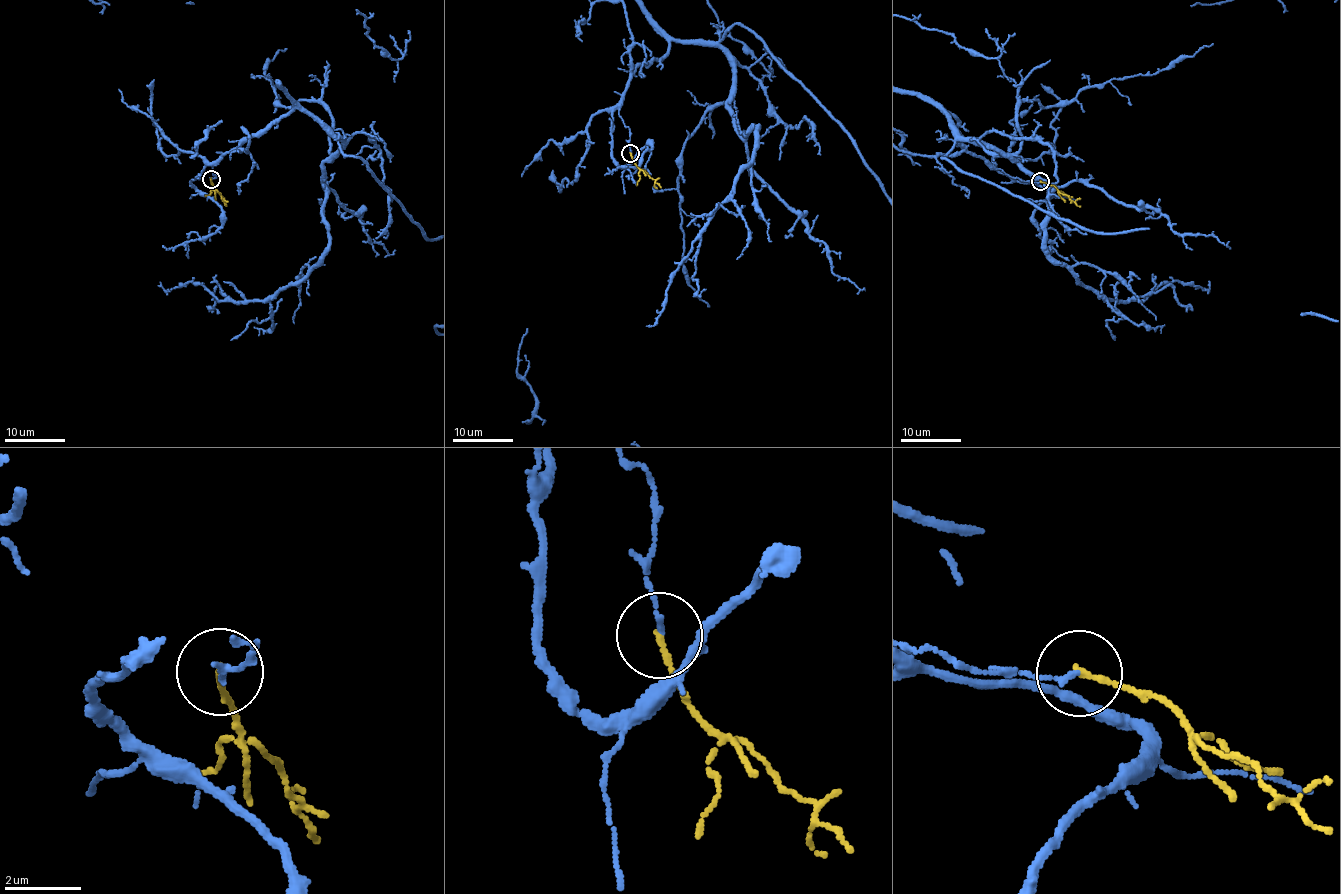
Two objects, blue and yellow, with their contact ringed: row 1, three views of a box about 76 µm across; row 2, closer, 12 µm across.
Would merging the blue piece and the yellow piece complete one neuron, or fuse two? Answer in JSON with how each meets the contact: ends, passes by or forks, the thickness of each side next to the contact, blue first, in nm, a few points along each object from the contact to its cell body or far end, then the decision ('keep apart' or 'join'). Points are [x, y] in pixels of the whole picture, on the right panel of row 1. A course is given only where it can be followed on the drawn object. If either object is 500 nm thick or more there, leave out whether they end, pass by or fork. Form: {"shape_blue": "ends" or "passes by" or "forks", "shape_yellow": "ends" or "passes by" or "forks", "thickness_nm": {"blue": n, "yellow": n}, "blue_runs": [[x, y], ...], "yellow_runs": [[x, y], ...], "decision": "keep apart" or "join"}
{"shape_blue": "ends", "shape_yellow": "ends", "thickness_nm": {"blue": 110, "yellow": 150}, "yellow_runs": [[1040, 182], [1049, 183], [1080, 207]], "decision": "keep apart"}

